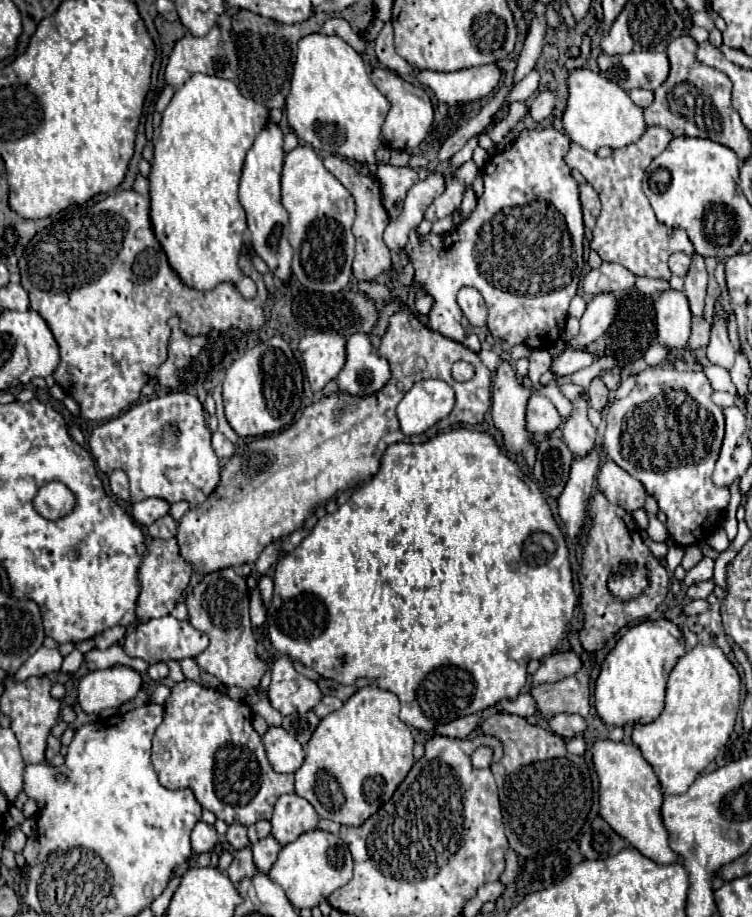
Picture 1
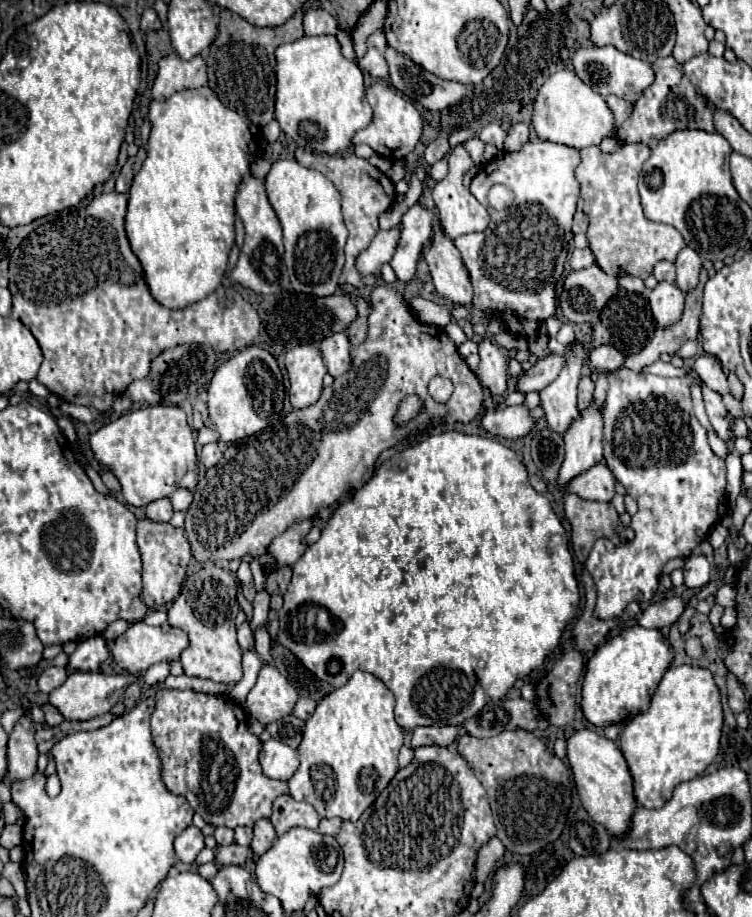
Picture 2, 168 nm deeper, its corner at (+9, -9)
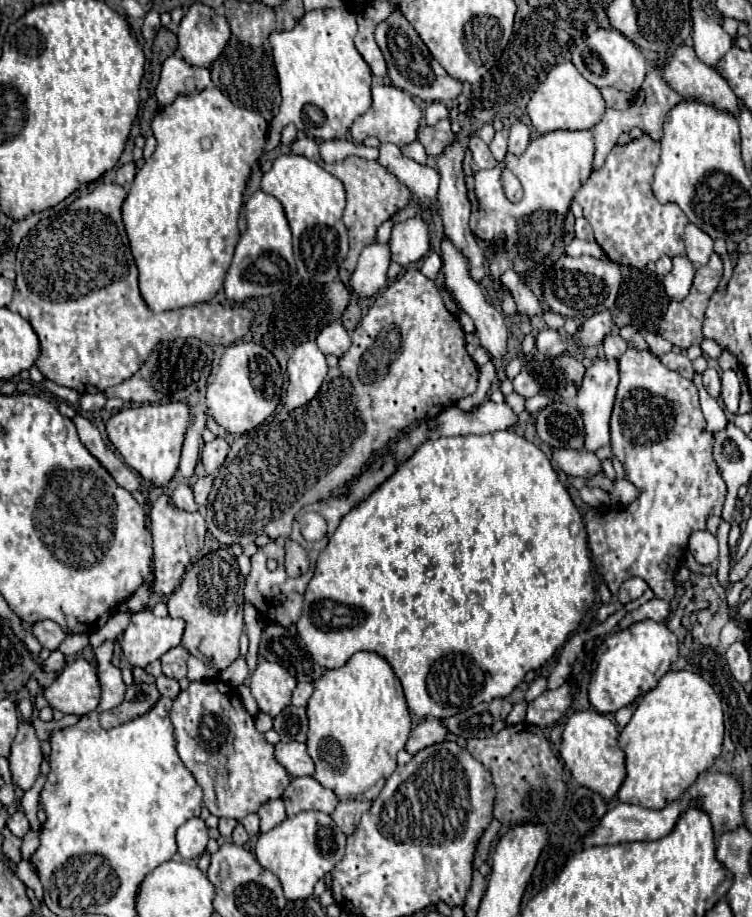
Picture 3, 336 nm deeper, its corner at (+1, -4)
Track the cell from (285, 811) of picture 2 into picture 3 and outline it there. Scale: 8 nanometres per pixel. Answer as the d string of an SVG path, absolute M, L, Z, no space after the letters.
M297 777L289 783L283 793L283 801L287 807L287 815L293 817L299 811L323 811L333 813L339 799L331 789L325 789L313 777Z

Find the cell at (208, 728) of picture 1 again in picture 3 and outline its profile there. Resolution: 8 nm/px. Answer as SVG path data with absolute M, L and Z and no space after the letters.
M223 681L191 683L187 691L181 691L171 707L171 723L175 729L175 749L203 789L203 805L211 811L211 815L241 821L245 815L257 813L265 801L281 797L287 789L289 773L275 761L275 747L257 731L253 717L241 707L237 693L233 693Z

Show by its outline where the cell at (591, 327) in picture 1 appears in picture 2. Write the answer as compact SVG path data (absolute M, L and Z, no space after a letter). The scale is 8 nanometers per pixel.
M549 354L545 358L541 358L529 372L523 372L523 376L517 382L519 392L527 394L527 392L541 392L543 388L547 388L563 370L567 362L567 354Z

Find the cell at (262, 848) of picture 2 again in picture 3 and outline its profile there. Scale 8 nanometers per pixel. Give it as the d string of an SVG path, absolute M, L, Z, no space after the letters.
M281 799L265 801L265 803L259 807L257 815L261 817L261 831L263 831L263 833L269 831L269 829L273 829L275 825L279 825L281 821L287 819L287 815L285 815L285 805L283 805Z

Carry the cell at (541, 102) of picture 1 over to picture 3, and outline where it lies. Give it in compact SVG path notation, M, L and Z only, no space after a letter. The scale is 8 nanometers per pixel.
M521 121L513 123L513 127L509 129L509 153L513 155L521 155L529 145L529 127Z

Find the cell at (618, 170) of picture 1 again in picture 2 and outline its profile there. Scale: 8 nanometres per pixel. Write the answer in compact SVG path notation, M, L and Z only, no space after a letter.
M639 142L623 144L613 154L603 154L597 146L581 150L581 162L575 168L575 178L581 184L581 196L585 202L585 212L589 216L589 248L597 260L597 266L605 274L629 274L645 280L657 262L675 262L679 250L685 246L683 236L673 226L657 224L643 216L637 178L649 154L651 148Z

